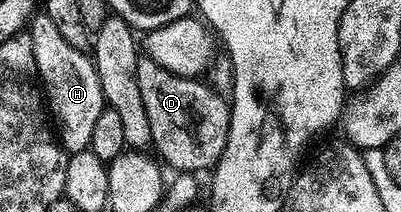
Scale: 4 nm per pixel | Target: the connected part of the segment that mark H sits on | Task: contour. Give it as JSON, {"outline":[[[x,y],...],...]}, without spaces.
{"outline":[[[35,16],[29,24],[28,34],[34,45],[36,72],[49,112],[60,125],[58,137],[61,146],[70,153],[87,150],[95,122],[106,106],[95,63],[85,52],[72,49],[48,16]]]}

